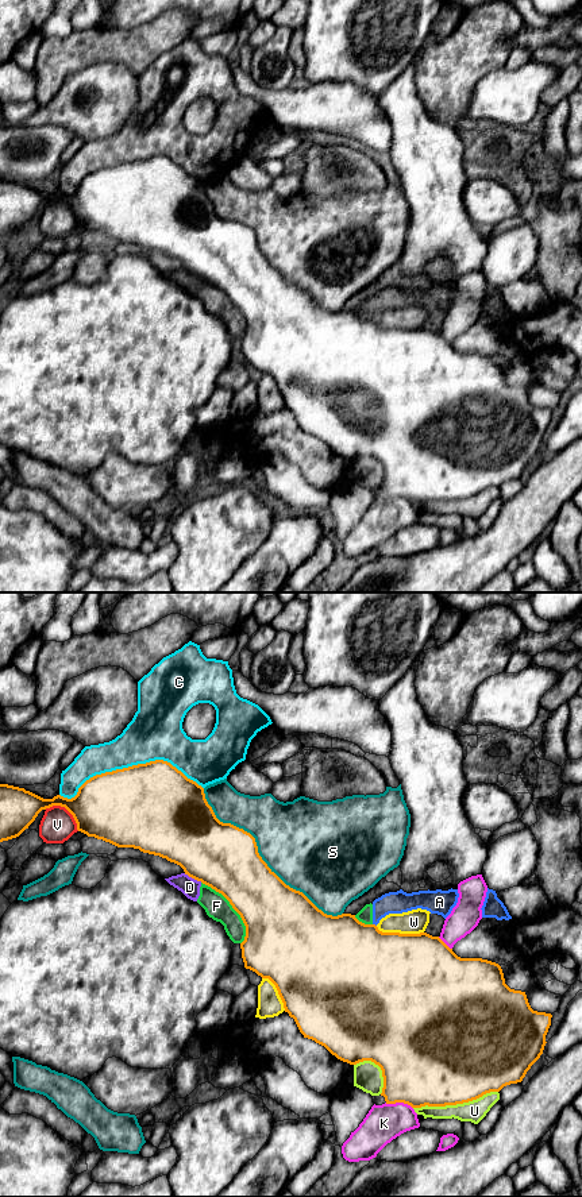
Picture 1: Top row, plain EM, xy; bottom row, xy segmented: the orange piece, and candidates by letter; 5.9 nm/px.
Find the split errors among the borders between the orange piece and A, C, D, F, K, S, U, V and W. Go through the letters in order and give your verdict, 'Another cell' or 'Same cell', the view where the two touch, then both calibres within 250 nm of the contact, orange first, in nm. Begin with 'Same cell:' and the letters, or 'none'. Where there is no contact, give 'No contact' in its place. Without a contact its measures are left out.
Same cell: none
A: Another cell. Touches orange in xy. Thickness 480 nm (orange) against 130 nm
C: Another cell. Touches orange in xy. Thickness 500 nm (orange) against 320 nm
D: Another cell. Touches orange in xy. Thickness 400 nm (orange) against 110 nm
F: Another cell. Touches orange in xy. Thickness 380 nm (orange) against 150 nm
K: Another cell. Touches orange in xy. Thickness 460 nm (orange) against 220 nm
S: Another cell. Touches orange in xy. Thickness 400 nm (orange) against 480 nm
U: Another cell. Touches orange in xy. Thickness 500 nm (orange) against 130 nm
V: Another cell. Touches orange in xy. Thickness 400 nm (orange) against 200 nm
W: Another cell. Touches orange in xy. Thickness 500 nm (orange) against 140 nm

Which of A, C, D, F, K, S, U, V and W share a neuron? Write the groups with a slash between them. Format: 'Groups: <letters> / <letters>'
Groups: A D F / C / K / S / U / V / W

